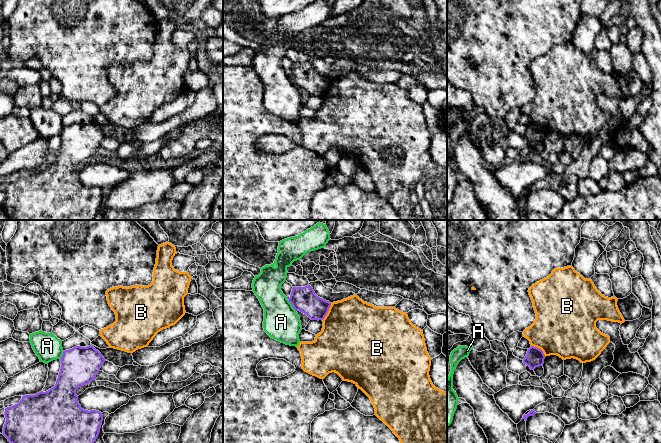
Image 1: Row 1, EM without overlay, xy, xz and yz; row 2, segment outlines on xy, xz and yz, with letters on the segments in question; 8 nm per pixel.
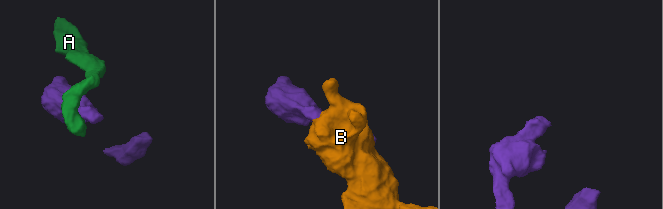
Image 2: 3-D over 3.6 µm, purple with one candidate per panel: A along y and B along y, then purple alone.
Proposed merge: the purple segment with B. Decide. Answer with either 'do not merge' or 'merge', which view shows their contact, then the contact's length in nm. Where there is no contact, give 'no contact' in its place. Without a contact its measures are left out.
do not merge; contact in xz; length 160 nm

